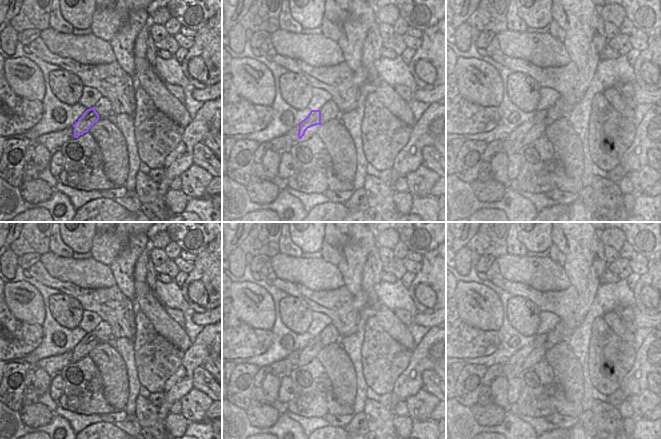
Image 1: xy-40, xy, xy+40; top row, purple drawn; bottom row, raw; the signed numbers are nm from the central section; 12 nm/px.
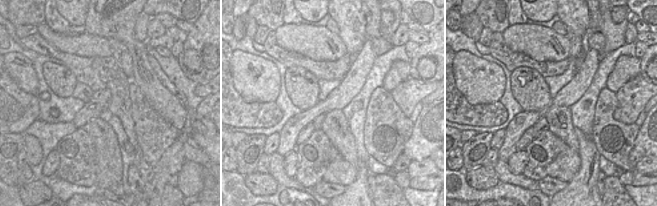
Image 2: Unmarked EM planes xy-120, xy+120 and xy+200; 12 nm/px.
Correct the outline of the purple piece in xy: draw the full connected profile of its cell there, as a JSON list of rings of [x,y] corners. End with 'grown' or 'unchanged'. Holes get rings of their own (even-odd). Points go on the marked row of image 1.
[[[311,110],[308,116],[298,124],[298,138],[305,141],[312,135],[316,135],[321,124],[321,111]]] | grown

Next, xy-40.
[[[92,107],[87,109],[77,122],[73,125],[74,127],[74,138],[78,138],[80,135],[89,131],[90,127],[99,120],[99,115],[95,108]]] | unchanged

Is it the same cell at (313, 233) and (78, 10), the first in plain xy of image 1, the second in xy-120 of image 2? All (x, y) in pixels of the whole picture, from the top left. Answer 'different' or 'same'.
same

